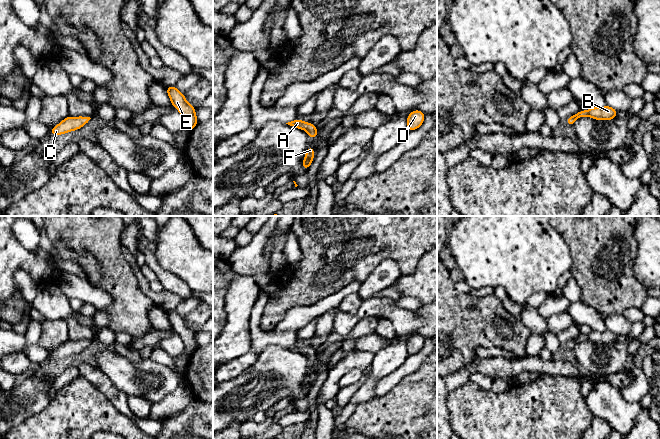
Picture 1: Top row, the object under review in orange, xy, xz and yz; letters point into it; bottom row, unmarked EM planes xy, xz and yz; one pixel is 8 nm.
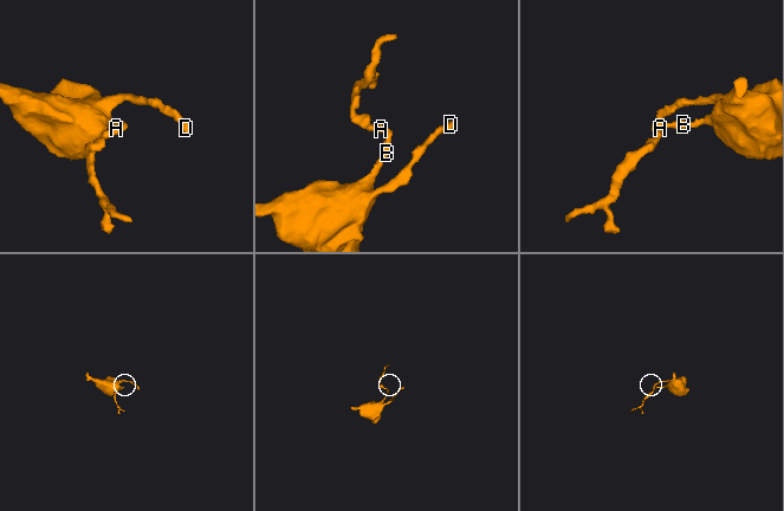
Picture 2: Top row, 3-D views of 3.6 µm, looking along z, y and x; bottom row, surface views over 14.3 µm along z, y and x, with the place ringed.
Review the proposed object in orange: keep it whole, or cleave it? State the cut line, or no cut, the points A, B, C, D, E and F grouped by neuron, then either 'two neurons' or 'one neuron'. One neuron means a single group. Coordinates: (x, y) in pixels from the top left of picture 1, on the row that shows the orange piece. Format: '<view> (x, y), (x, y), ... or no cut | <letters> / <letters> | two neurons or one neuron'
no cut | A B C D E F | one neuron

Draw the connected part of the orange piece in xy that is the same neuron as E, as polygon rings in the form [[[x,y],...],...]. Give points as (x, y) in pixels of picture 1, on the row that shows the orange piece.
[[[175,86],[166,87],[166,91],[172,106],[181,113],[186,129],[191,132],[199,123],[195,115],[196,108],[186,102],[185,96]]]

